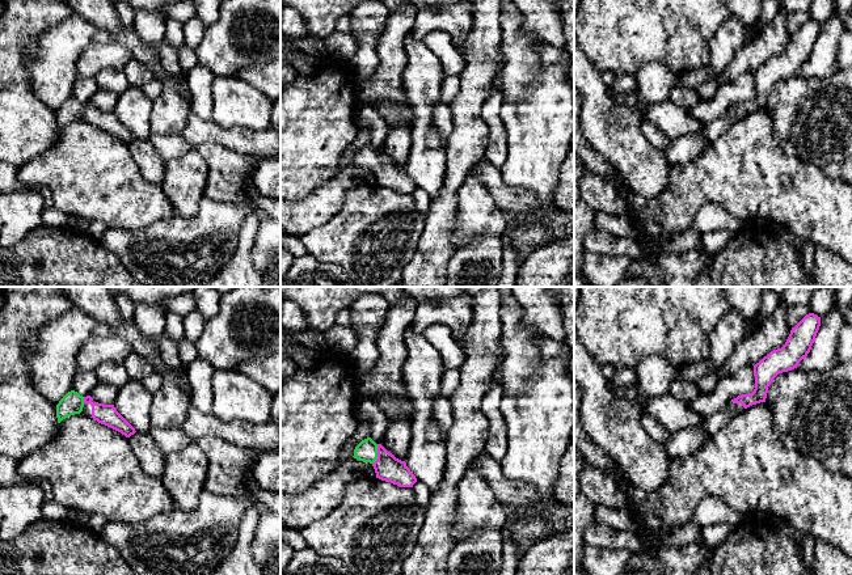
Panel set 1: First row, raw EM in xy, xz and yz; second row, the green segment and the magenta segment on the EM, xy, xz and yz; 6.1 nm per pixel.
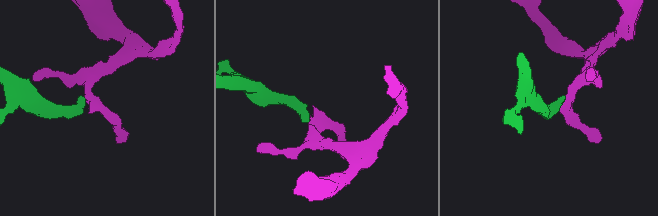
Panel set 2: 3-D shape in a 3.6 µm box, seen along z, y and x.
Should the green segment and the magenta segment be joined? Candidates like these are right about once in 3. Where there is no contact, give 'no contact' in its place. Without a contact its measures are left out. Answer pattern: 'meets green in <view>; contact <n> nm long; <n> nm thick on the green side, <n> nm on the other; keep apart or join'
meets green in xz; contact 130 nm long; 140 nm thick on the green side, 160 nm on the other; join

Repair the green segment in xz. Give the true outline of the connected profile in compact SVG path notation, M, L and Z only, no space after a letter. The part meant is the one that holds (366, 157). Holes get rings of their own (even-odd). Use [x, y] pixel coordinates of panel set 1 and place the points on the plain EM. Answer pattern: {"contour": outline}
{"contour": "M371 144L362 147L354 156L354 165L370 169L376 179L376 185L391 189L400 194L413 194L416 182L406 173L405 168L396 165L381 151L376 151Z"}

